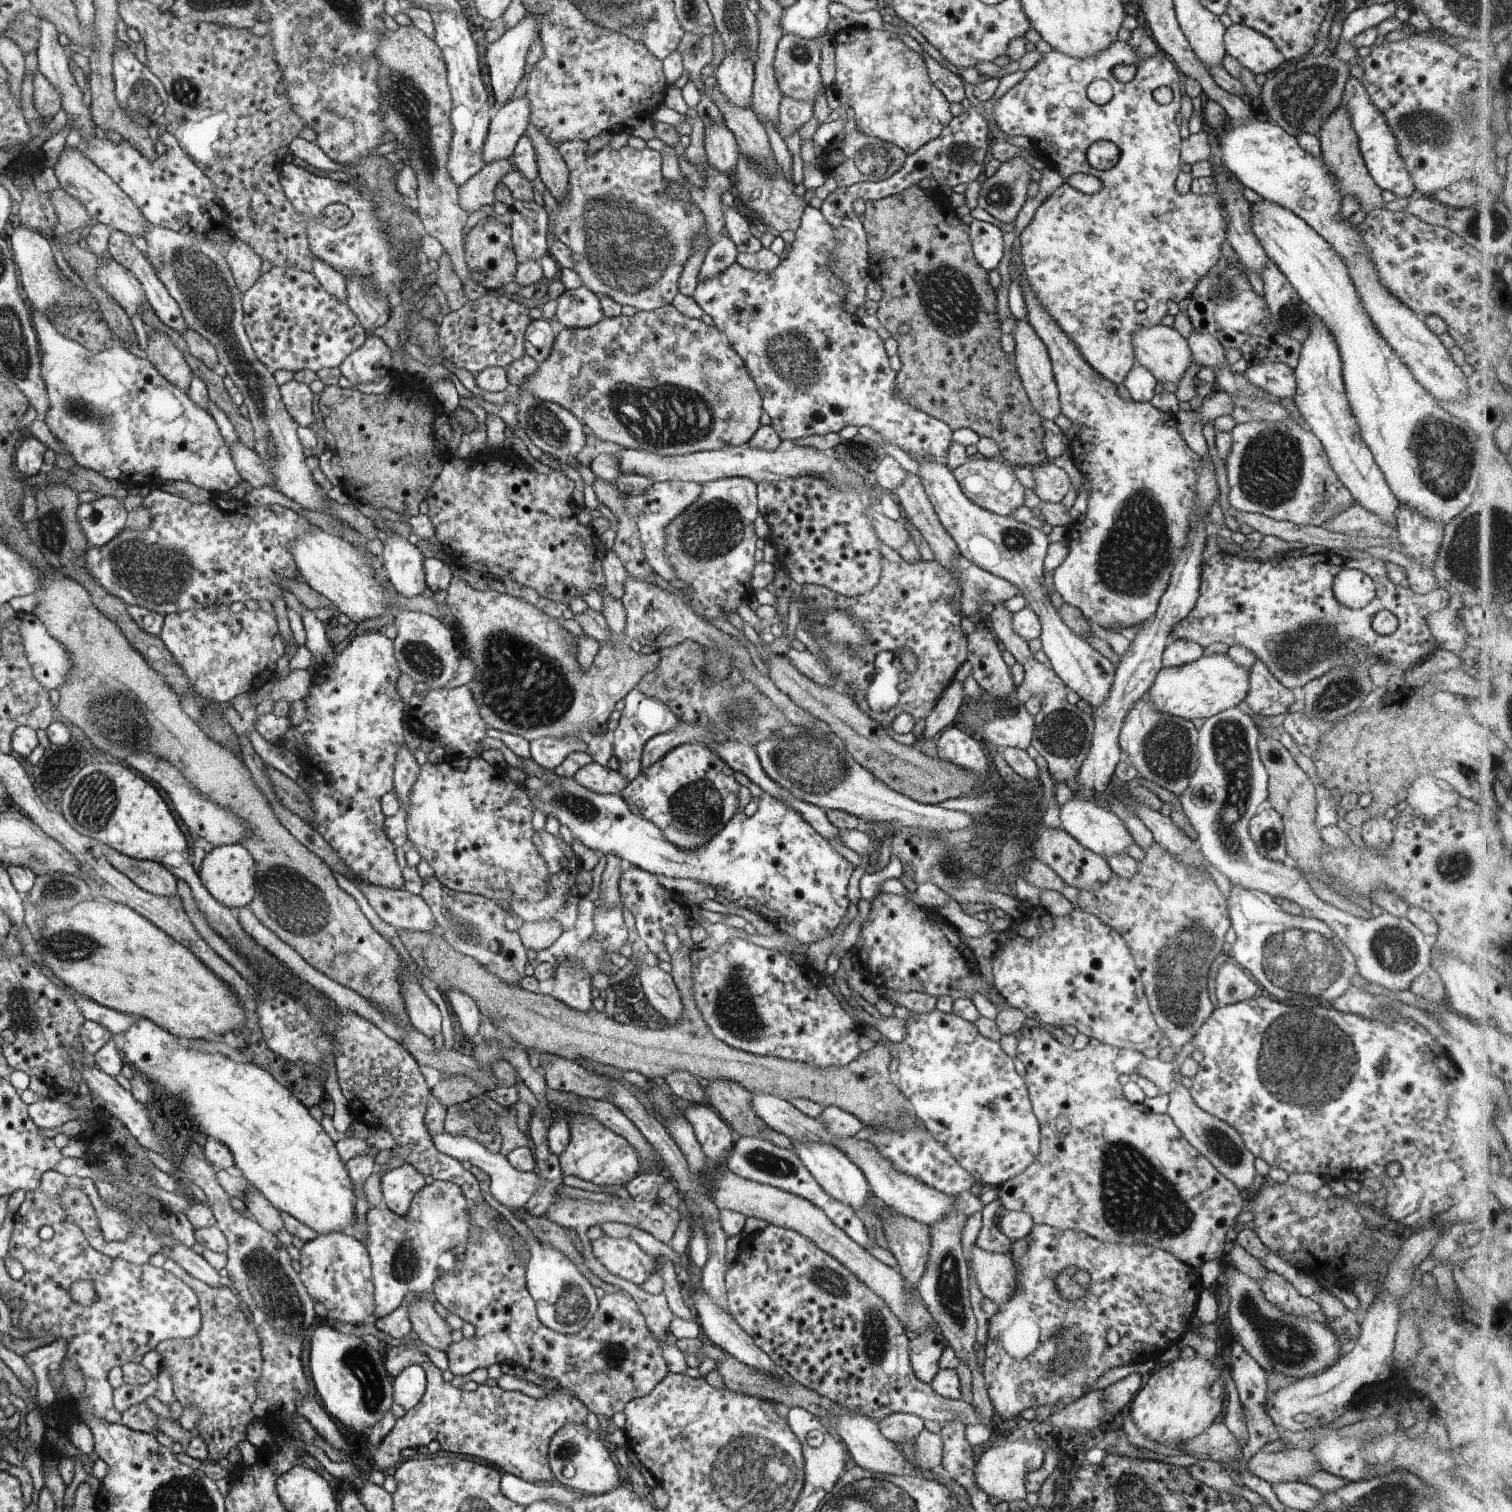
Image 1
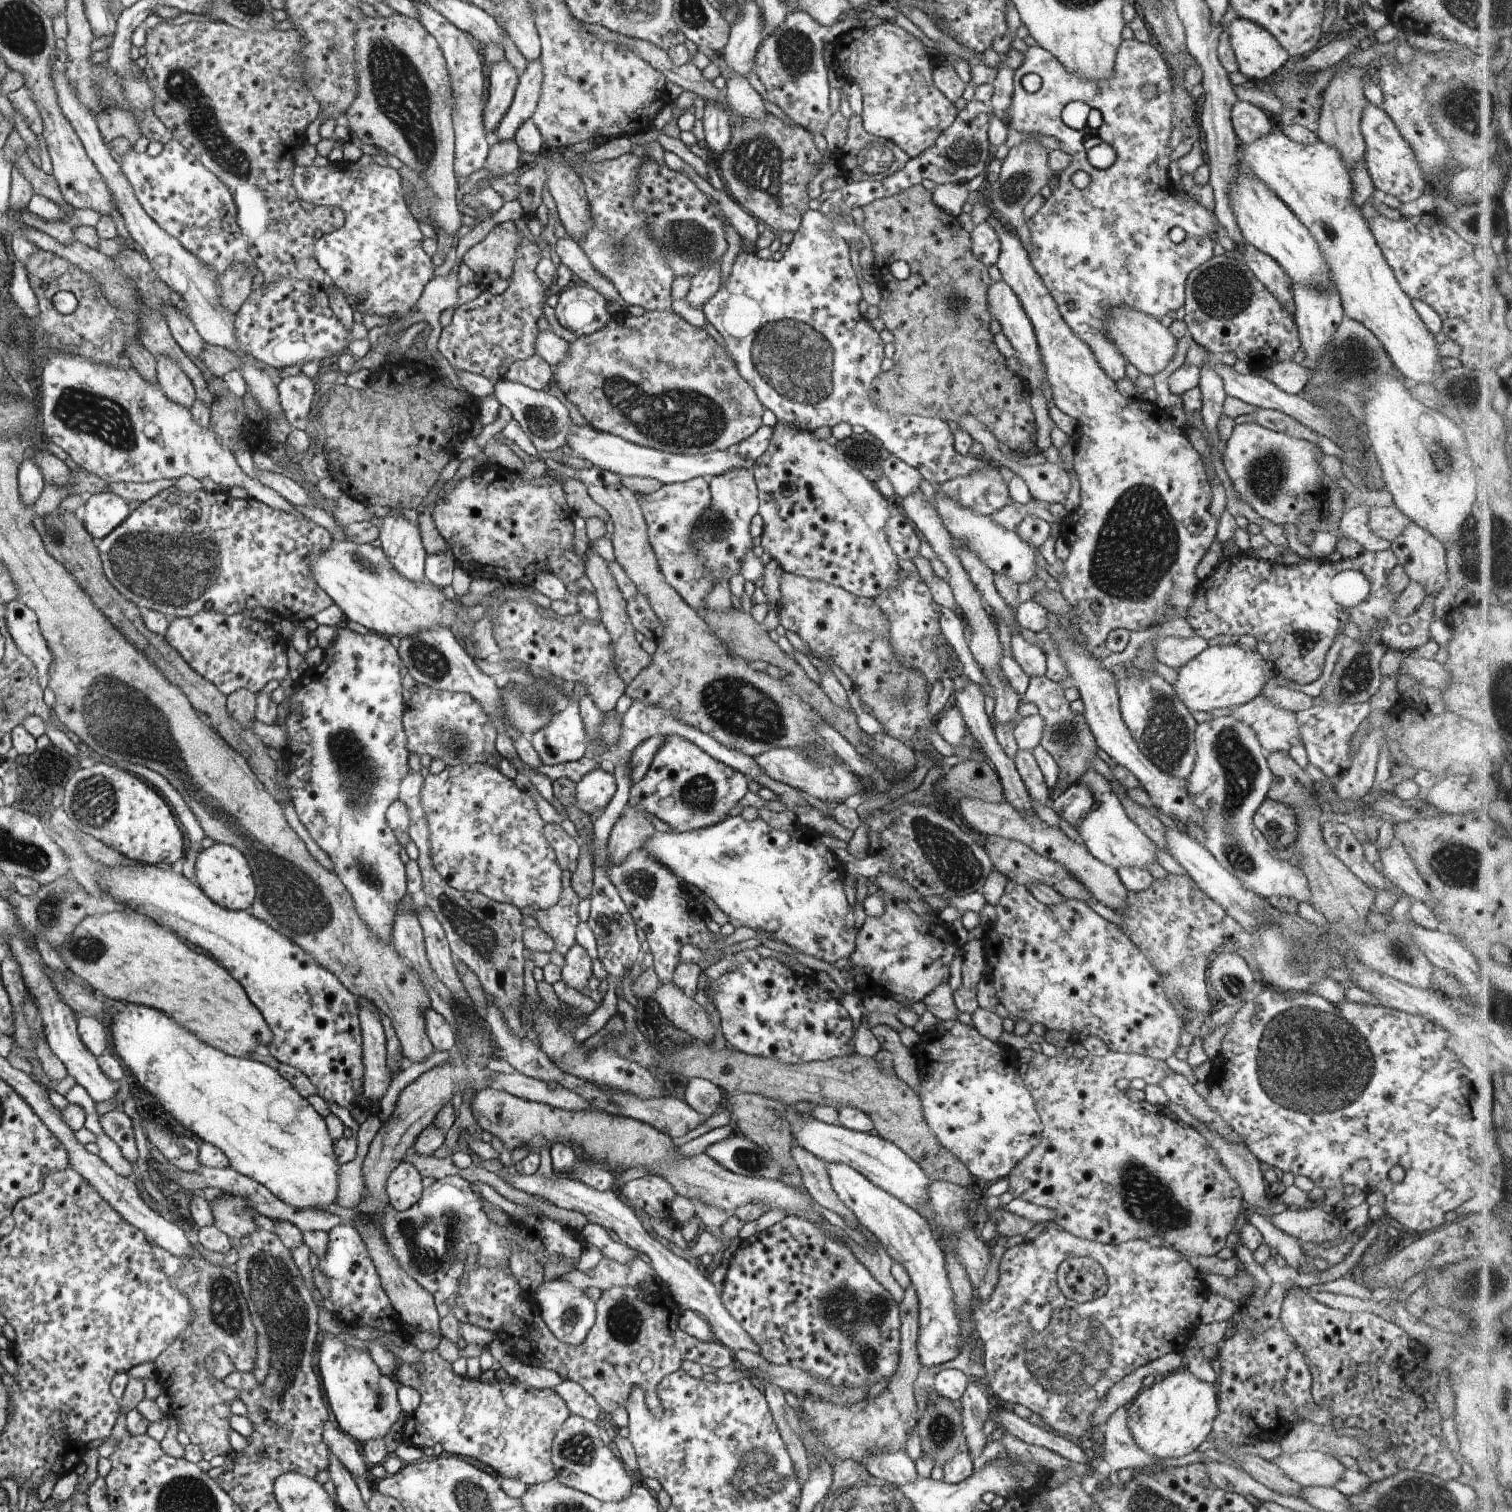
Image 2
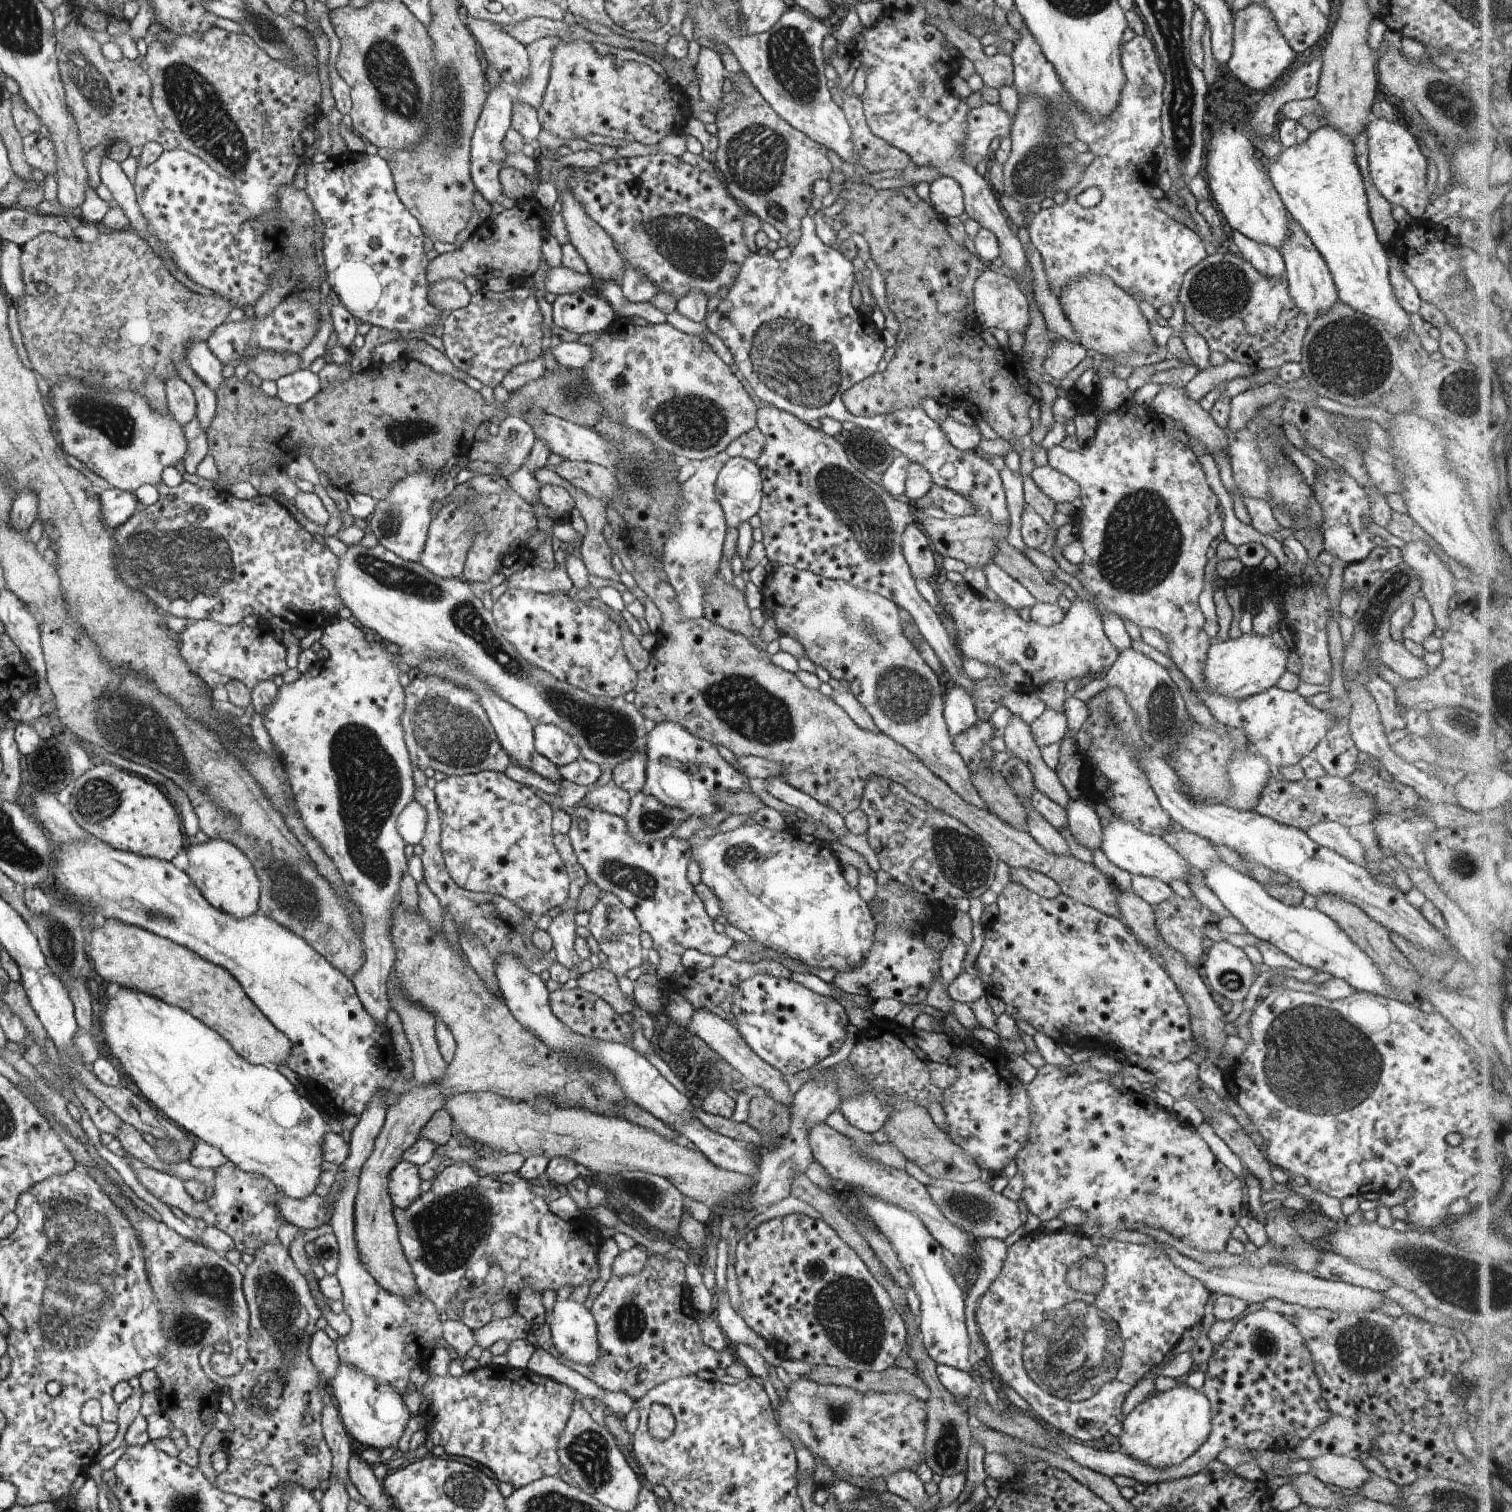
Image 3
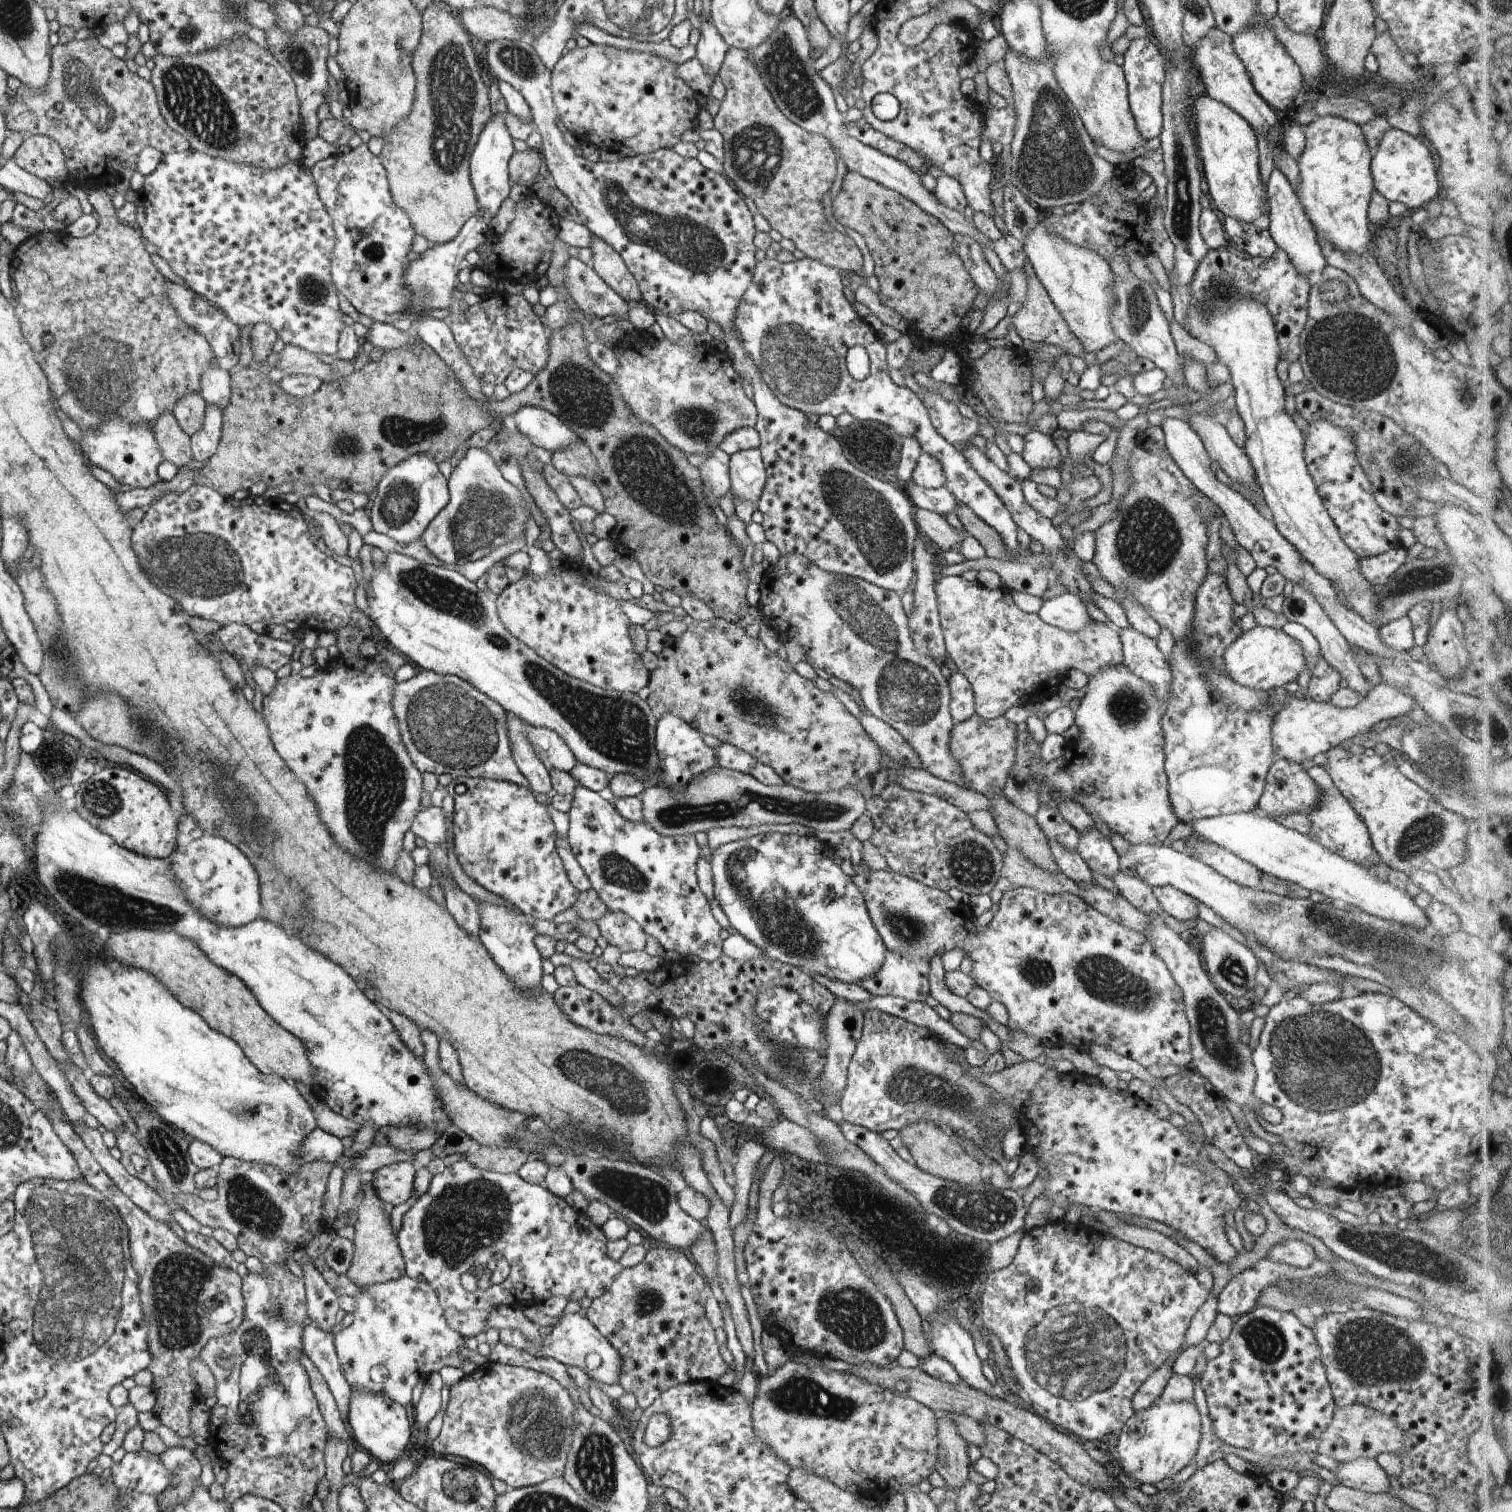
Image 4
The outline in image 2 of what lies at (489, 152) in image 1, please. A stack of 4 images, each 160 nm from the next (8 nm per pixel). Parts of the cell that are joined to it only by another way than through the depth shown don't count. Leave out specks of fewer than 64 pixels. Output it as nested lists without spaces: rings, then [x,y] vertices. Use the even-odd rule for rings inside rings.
[[[540,59],[528,61],[528,67],[520,76],[520,81],[514,94],[513,105],[509,113],[502,118],[498,128],[493,133],[495,142],[515,140],[516,132],[522,124],[532,119],[536,111],[540,92],[542,92],[542,62]]]

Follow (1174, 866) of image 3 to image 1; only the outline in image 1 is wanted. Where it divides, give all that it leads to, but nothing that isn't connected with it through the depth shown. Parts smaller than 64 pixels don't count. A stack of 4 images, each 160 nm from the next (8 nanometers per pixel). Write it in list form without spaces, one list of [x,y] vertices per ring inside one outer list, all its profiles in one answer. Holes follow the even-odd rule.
[[[1074,795],[1074,798],[1059,807],[1059,812],[1062,830],[1070,834],[1070,837],[1074,838],[1081,846],[1091,852],[1096,852],[1104,859],[1114,856],[1114,854],[1127,854],[1128,848],[1135,843],[1126,824],[1108,808],[1104,809],[1096,805],[1094,801],[1076,798]]]

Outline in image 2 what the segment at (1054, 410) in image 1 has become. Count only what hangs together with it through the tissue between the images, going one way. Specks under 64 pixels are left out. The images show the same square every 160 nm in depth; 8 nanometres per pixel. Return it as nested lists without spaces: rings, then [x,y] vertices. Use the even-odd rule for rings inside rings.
[[[993,282],[988,288],[988,312],[992,314],[992,319],[996,320],[998,324],[1002,326],[1002,333],[1008,338],[1010,344],[1014,348],[1017,354],[1016,359],[1012,362],[1013,364],[1021,365],[1022,379],[1026,383],[1029,392],[1034,392],[1034,390],[1042,390],[1042,383],[1046,380],[1047,373],[1042,370],[1045,365],[1042,361],[1042,354],[1040,354],[1040,348],[1038,348],[1038,342],[1036,341],[1036,336],[1034,333],[1034,328],[1028,314],[1022,308],[1018,296],[1014,294],[1012,290],[1006,285],[1006,282]]]

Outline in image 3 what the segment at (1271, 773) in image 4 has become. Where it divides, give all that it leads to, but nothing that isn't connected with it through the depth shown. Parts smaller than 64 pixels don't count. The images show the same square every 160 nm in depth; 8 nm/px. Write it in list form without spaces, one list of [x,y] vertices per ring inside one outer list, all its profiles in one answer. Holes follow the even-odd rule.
[[[1274,770],[1264,792],[1260,794],[1255,812],[1306,832],[1314,824],[1323,821],[1338,822],[1349,828],[1362,823],[1373,823],[1378,818],[1379,809],[1372,794],[1359,790],[1348,780],[1325,775],[1323,778],[1302,778],[1298,782],[1288,782]]]

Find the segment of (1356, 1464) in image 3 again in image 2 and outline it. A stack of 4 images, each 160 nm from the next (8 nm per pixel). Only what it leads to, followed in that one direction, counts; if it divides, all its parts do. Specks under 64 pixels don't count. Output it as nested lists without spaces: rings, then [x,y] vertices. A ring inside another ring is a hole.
[[[1321,1451],[1283,1452],[1273,1466],[1302,1487],[1334,1487],[1347,1470],[1333,1455]]]

